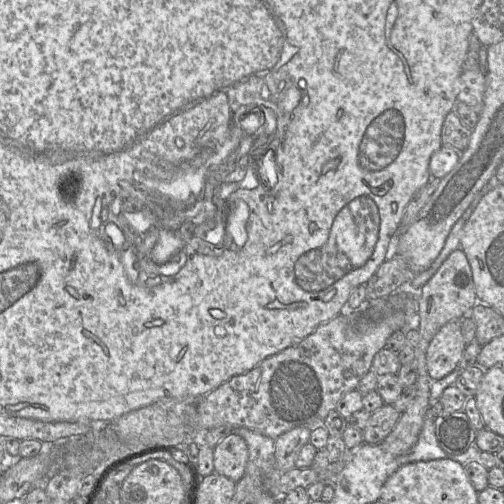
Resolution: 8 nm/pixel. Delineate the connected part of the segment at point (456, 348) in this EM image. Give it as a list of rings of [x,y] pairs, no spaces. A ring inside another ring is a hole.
[[[452,320],[442,326],[427,348],[429,376],[433,380],[439,380],[452,372],[461,360],[466,346],[461,320]]]

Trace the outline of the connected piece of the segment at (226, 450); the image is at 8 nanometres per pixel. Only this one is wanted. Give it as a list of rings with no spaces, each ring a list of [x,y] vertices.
[[[230,434],[214,448],[214,472],[238,483],[245,474],[248,459],[246,441],[237,434]]]

